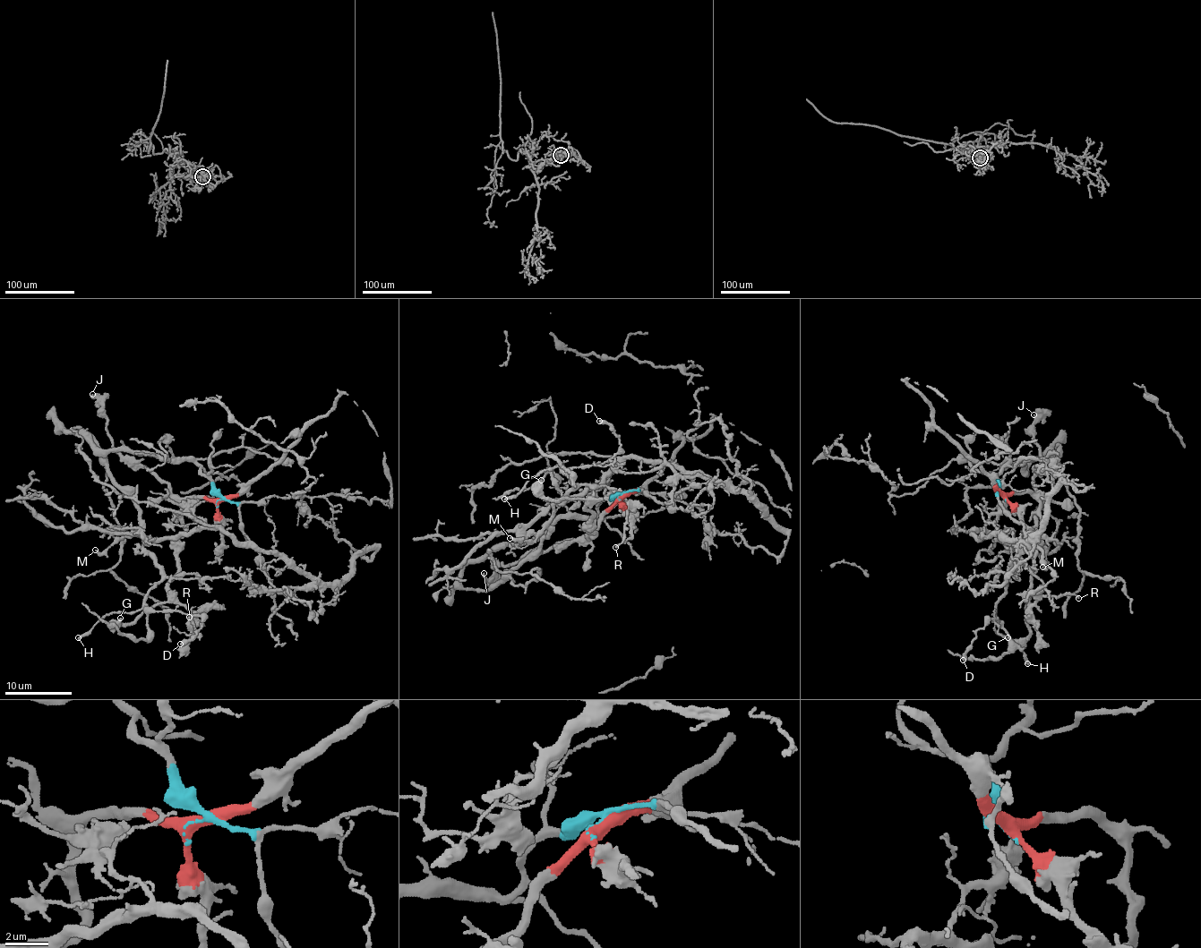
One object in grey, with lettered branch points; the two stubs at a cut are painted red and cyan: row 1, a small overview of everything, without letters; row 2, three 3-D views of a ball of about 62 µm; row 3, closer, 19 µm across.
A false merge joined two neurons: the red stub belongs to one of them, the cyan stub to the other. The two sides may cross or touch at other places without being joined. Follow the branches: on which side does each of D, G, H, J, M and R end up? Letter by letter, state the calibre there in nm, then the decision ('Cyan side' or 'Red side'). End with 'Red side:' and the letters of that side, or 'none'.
D: Thickness 440 nm. Cyan side
G: Thickness 280 nm. Red side
H: Thickness 260 nm. Cyan side
J: Thickness 190 nm. Red side
M: Thickness 200 nm. Cyan side
R: Thickness 170 nm. Red side
Red side: G, J, R

